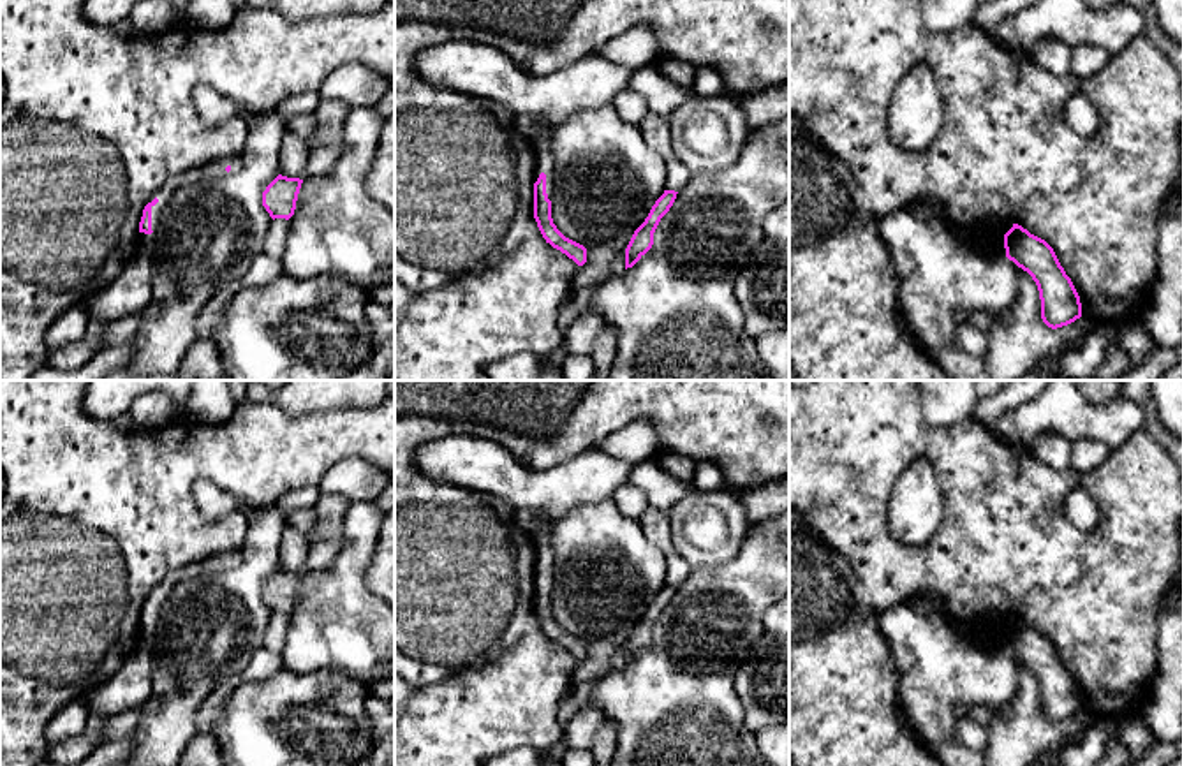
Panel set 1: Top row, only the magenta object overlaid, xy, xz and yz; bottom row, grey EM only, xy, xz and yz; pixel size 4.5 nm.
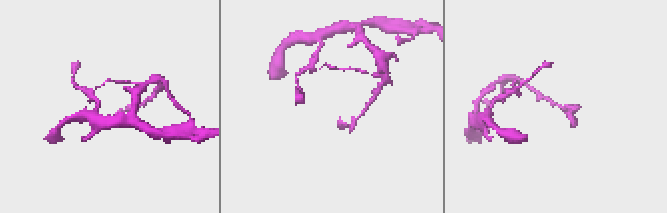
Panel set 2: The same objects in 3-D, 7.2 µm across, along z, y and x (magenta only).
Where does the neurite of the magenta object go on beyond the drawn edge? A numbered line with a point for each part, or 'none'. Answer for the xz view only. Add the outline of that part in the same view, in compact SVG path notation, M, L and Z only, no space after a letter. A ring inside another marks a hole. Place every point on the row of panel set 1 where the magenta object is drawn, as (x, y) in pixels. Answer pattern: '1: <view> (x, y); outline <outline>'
1: xz (543, 145); outline M541 134L534 146L537 150L537 167L534 180L537 181L541 173L546 174L546 194L551 201L555 190L555 160L551 153L551 134Z

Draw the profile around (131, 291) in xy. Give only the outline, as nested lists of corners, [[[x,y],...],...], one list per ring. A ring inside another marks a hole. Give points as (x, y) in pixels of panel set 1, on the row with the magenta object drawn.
[[[148,254],[134,255],[122,273],[85,303],[88,315],[118,320],[141,313],[151,301],[153,259]]]

